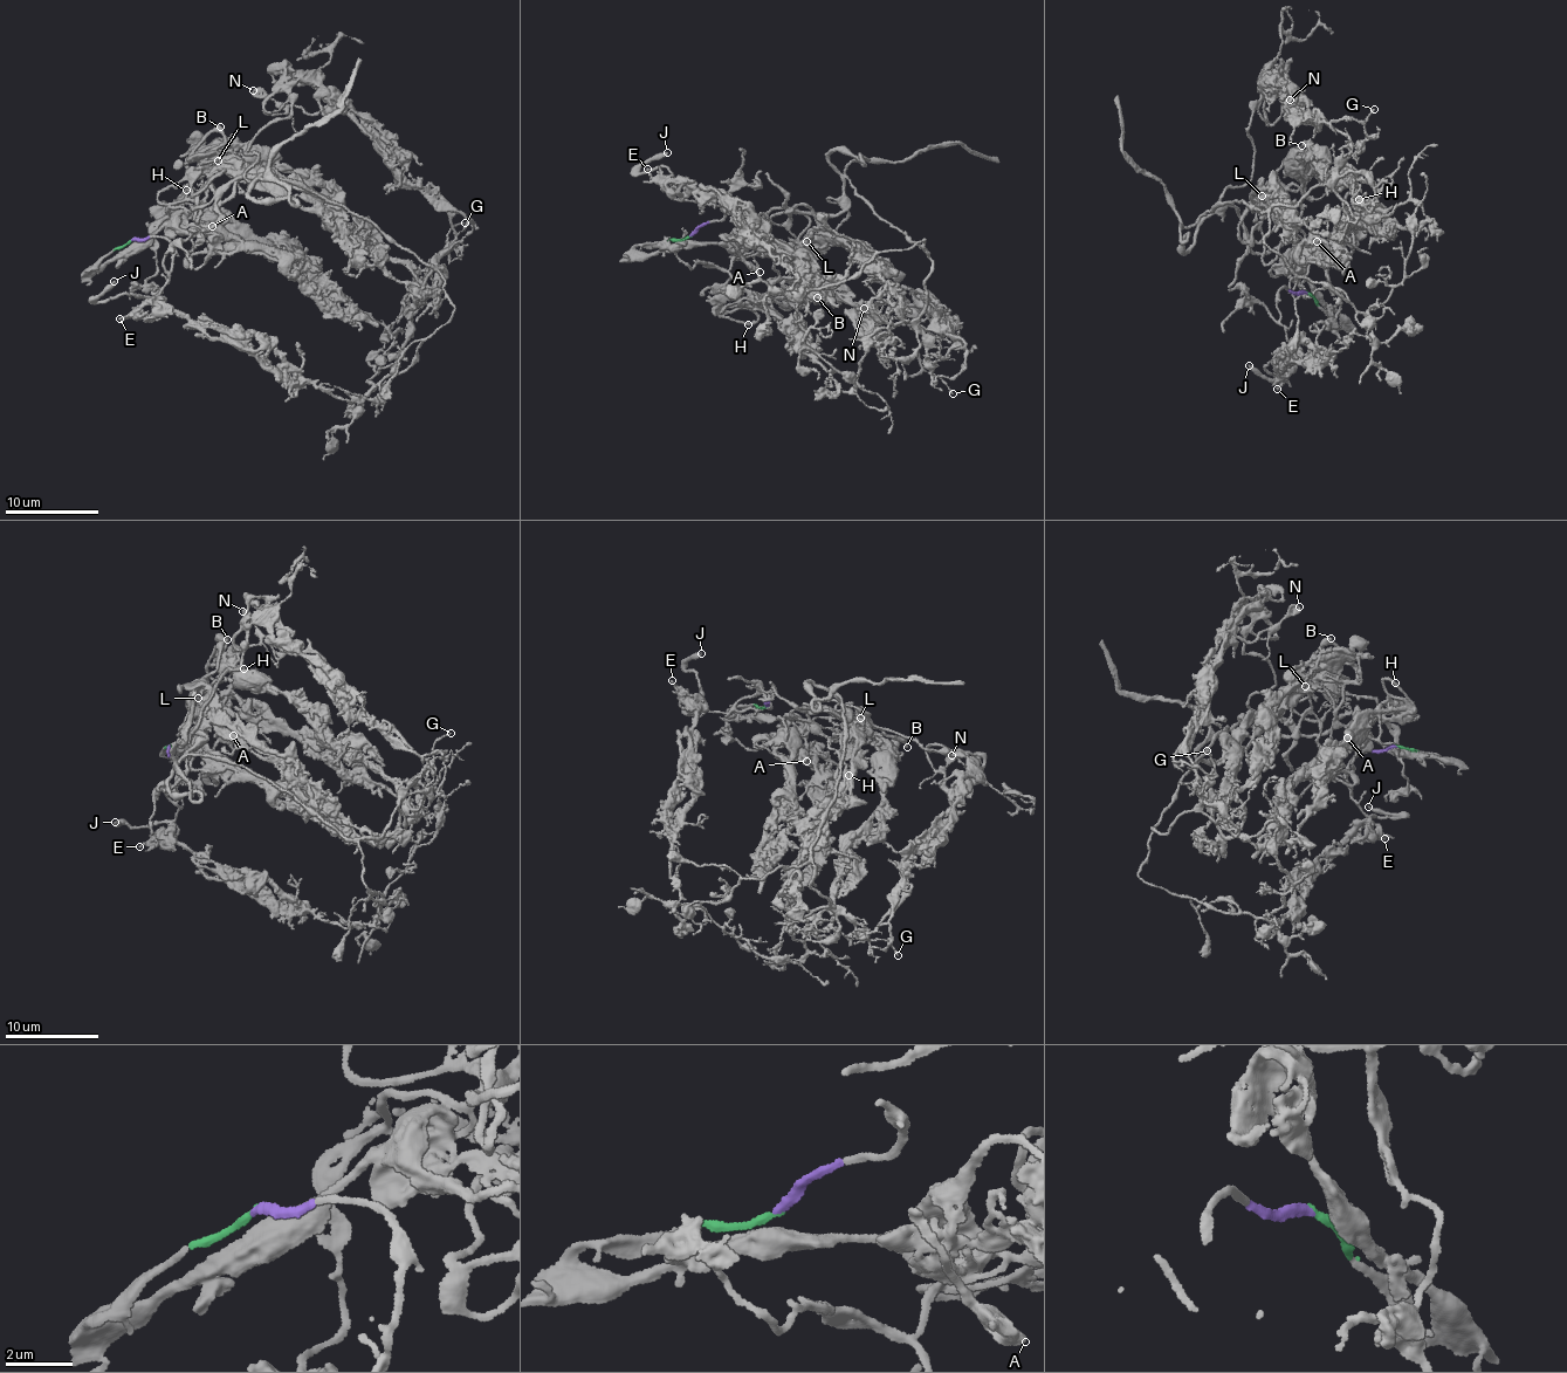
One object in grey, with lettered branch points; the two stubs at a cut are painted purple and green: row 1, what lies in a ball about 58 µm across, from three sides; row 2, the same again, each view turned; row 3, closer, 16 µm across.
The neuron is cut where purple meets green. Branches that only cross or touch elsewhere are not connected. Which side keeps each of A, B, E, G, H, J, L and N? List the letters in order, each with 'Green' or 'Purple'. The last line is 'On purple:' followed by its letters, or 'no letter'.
A: Green
B: Green
E: Purple
G: Green
H: Green
J: Purple
L: Green
N: Green
On purple: E, J

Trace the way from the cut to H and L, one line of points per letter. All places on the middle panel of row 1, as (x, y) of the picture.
H: (691, 237), (636, 248), (648, 254), (694, 242), (739, 249), (729, 272), (755, 315), (747, 325)
L: (691, 237), (636, 248), (648, 254), (694, 242), (739, 249), (743, 255), (776, 258), (806, 241)

